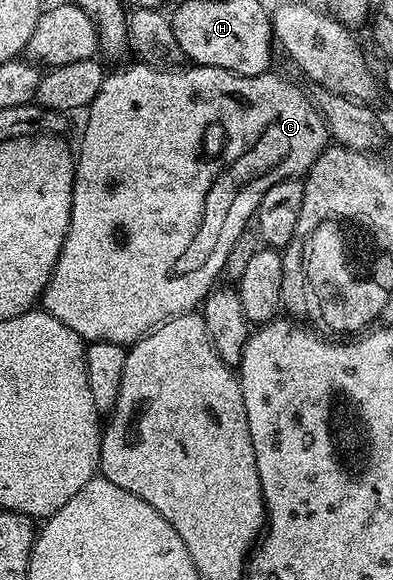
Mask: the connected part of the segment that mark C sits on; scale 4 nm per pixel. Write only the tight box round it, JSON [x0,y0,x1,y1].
[41,63,329,345]

